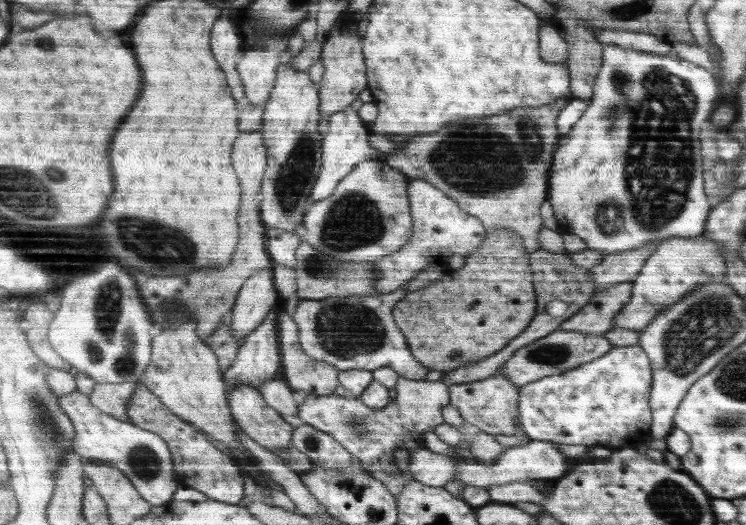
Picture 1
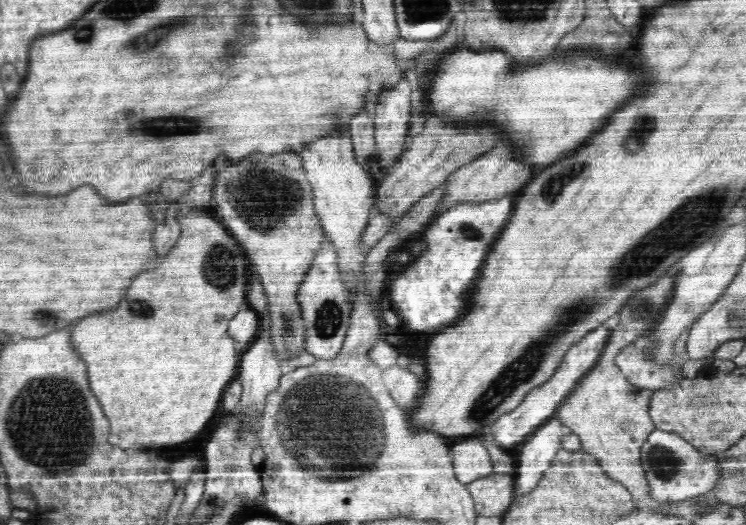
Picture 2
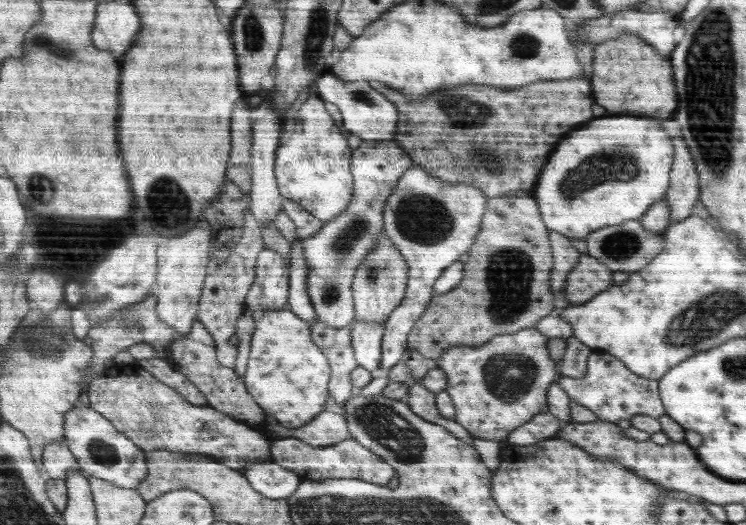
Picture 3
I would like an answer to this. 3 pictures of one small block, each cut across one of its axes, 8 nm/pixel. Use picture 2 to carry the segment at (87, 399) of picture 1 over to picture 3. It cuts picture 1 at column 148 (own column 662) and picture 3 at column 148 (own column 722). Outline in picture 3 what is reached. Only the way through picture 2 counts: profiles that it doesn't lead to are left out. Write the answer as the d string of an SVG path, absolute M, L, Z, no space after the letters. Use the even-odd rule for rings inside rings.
M77 406L69 412L65 424L66 439L81 468L90 477L98 477L121 486L137 489L149 475L147 451L120 432L116 425L94 407Z

